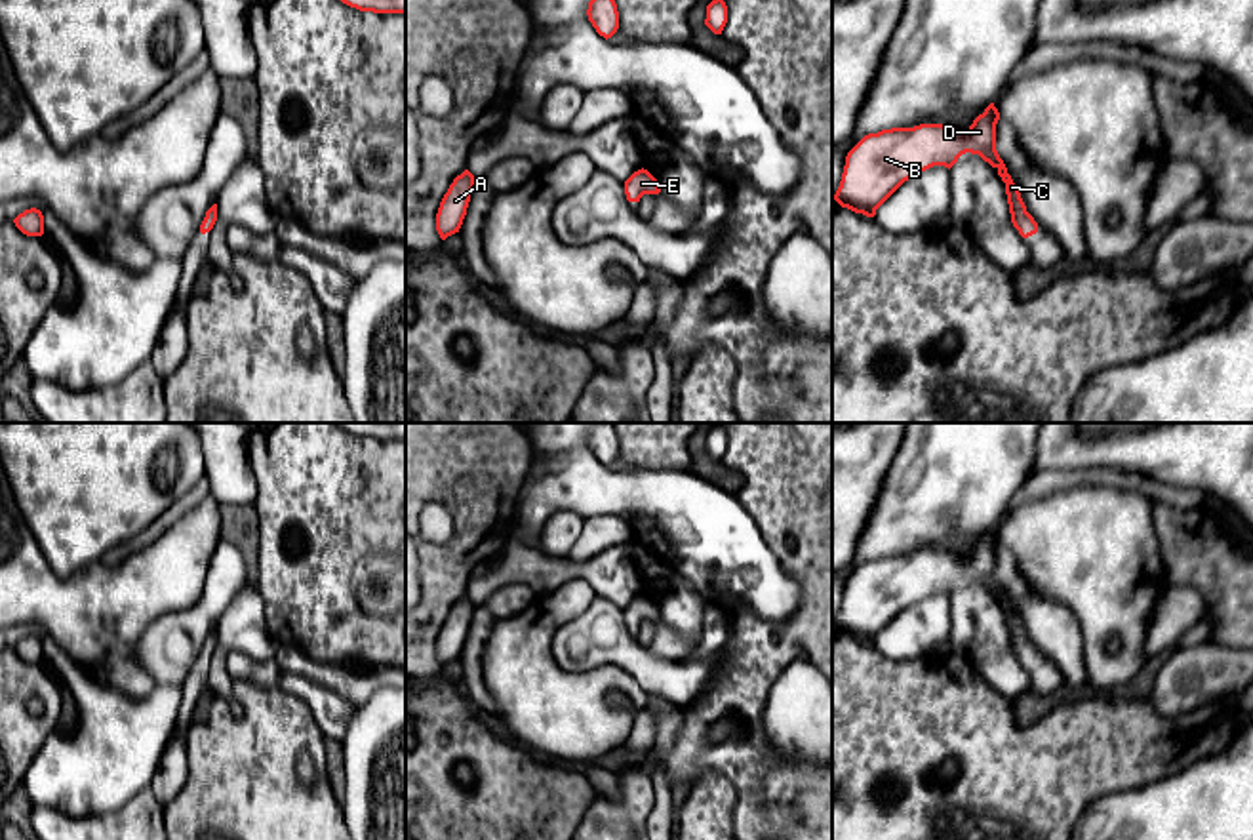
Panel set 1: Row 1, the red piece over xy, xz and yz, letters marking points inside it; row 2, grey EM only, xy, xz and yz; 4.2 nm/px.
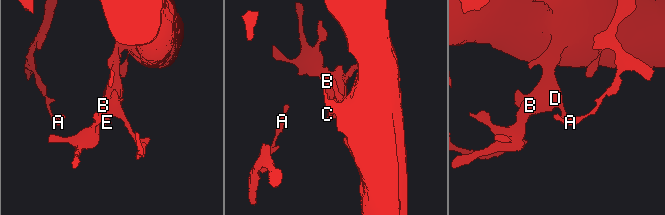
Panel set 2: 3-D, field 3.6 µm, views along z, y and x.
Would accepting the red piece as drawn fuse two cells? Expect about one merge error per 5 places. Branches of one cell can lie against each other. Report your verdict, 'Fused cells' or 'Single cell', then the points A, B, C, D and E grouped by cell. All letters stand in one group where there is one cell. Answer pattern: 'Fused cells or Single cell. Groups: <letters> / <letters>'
Single cell. Groups: A B C D E

